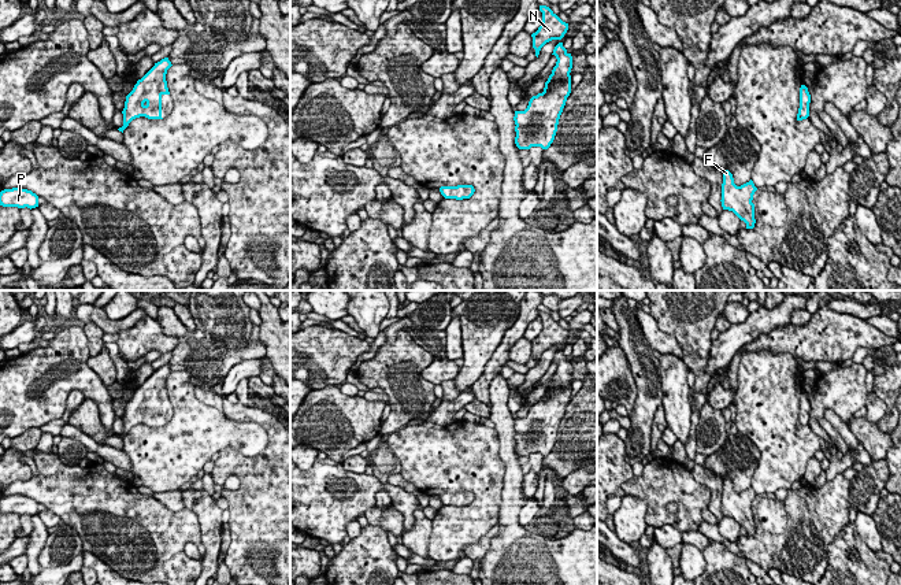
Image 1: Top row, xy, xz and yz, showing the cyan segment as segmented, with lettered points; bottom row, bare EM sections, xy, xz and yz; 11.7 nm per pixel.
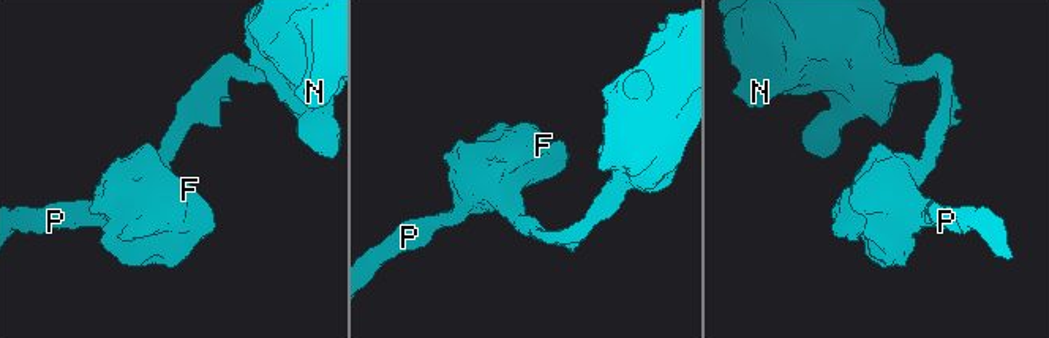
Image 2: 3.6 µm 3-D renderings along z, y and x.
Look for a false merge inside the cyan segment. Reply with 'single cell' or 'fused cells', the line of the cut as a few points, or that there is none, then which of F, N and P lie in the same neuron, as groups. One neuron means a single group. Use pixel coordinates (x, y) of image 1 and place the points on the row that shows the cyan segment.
single cell; cut none; groups F N P

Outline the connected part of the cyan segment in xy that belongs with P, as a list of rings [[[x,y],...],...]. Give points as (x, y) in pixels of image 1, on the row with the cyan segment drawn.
[[[12,188],[0,192],[0,206],[18,207],[18,208],[36,208],[38,207],[38,196],[27,189]]]

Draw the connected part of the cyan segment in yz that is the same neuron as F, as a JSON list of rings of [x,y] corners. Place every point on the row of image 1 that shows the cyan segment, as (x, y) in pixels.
[[[728,170],[723,171],[722,184],[722,207],[723,210],[733,211],[741,221],[746,223],[746,229],[753,229],[754,204],[752,203],[753,195],[757,190],[753,181],[737,186],[733,174]]]

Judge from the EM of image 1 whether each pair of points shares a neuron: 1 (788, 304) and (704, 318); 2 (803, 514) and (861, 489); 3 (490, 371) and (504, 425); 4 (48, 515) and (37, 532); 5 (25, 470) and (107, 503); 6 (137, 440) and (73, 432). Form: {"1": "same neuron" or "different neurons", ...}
{"1": "different neurons", "2": "different neurons", "3": "different neurons", "4": "different neurons", "5": "different neurons", "6": "different neurons"}

